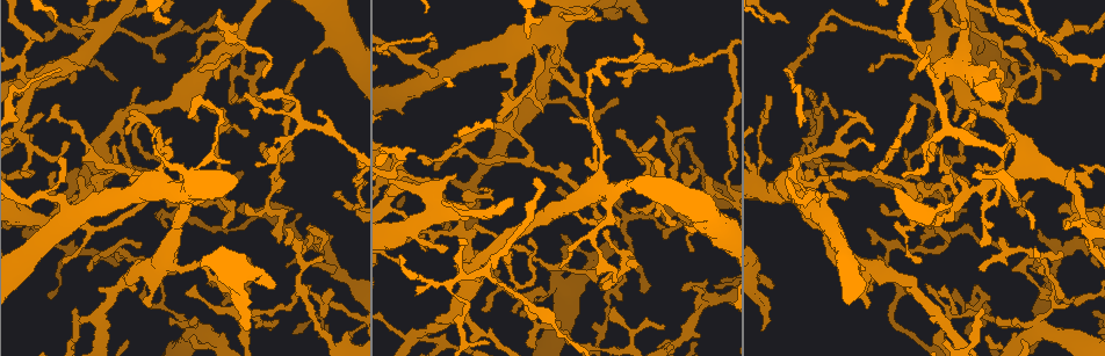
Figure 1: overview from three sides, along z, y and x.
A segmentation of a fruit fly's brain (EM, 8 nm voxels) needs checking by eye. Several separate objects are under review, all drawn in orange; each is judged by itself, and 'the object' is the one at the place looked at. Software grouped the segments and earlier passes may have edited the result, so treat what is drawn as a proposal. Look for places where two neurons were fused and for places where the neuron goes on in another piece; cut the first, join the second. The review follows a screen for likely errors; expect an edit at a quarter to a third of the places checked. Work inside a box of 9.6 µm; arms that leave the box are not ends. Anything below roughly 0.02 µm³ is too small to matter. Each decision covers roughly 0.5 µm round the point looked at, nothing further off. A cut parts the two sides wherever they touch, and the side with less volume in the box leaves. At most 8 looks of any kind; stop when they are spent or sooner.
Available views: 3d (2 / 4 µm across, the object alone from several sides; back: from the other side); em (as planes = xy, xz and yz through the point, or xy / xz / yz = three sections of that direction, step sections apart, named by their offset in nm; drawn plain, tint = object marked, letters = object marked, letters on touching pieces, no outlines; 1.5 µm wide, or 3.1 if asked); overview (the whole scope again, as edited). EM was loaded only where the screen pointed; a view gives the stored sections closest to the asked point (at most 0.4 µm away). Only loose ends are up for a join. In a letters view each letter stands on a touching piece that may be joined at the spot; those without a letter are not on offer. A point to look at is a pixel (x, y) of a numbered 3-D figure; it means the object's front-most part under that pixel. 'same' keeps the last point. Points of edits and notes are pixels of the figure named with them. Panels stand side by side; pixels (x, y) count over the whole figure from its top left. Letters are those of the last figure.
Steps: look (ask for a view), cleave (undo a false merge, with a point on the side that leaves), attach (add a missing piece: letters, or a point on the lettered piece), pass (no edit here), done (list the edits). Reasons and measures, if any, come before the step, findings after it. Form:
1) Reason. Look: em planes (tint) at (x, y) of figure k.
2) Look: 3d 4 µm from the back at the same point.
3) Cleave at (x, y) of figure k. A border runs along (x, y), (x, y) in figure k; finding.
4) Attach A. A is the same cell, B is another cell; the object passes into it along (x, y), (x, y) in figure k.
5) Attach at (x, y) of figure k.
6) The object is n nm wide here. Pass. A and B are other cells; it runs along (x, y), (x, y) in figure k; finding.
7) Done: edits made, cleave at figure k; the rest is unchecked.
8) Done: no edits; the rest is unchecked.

Thin neck. Look: em xy step 4 (tint) at (1032, 68) of figure 1.

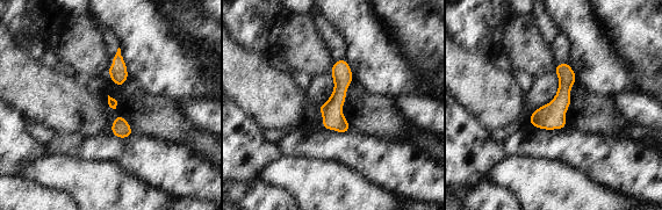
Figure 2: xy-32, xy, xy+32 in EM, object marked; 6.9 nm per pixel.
Cut it another way. Look: em planes (letters) at the same point.

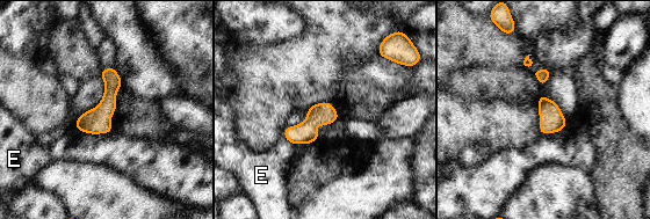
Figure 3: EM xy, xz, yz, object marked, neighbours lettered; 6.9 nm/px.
The longest contact is with E, 90 nm. Pass. E is another cell; one neuron here.

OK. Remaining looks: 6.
An open end. Look: em planes (letters) at (484, 189) of figure 1.

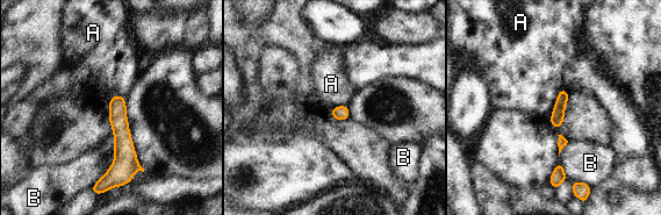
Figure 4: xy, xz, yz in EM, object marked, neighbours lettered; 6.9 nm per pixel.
Pass. A and B are other cells; it runs along (117, 98), (122, 164), (106, 180) in figure 4; no lettered piece goes on from it.

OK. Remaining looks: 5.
A fork. Look: 3d 2 µm at (508, 125) of figure 1.

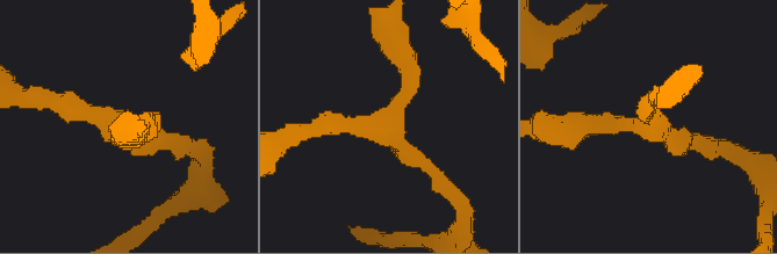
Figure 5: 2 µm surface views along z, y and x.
Look: em planes (tint) at (385, 124) of figure 5.

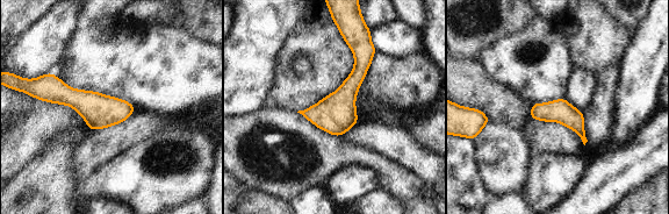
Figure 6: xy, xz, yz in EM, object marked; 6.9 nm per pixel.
Look: em planes (letters) at the same point.

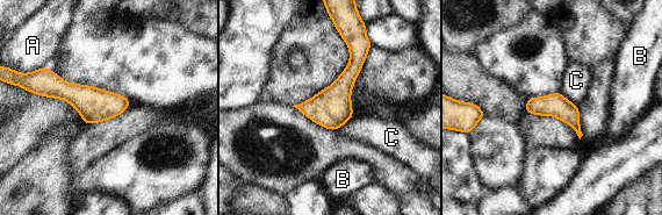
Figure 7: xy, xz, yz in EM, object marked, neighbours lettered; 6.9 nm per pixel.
The object is 170 nm wide here. Pass. A, B and C are other cells; a border runs along (560, 92), (577, 107) in figure 7; continuous, no second neuron.

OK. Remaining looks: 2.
Done: no edits; the rest is unchecked.

